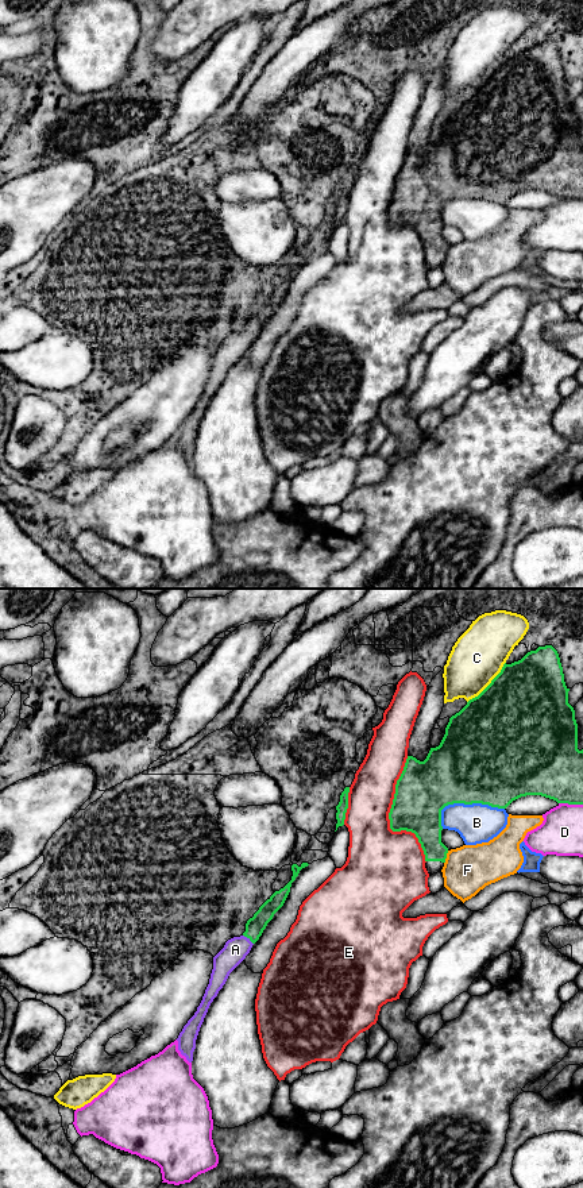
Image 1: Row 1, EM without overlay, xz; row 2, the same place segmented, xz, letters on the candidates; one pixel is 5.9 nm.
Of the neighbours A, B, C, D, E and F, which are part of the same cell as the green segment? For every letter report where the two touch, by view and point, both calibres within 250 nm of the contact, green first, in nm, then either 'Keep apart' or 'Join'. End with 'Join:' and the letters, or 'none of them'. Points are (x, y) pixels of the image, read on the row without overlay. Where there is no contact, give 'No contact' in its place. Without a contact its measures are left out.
A: Touches green at xz (250, 335). Thickness 110 nm (green) against 140 nm. Join
B: Touches green at xz (464, 199). Thickness 480 nm (green) against 240 nm. Keep apart
C: Touches green at xz (490, 78). Thickness 500 nm (green) against 320 nm. Keep apart
D: Touches green at xz (571, 199). Thickness 360 nm (green) against 260 nm. Keep apart
E: Touches green at xz (389, 213). Thickness 320 nm (green) against 380 nm. Keep apart
F: Touches green at xz (446, 253). Thickness 190 nm (green) against 280 nm. Keep apart
Join: A

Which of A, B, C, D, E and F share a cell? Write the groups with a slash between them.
A / B / C / D / E / F

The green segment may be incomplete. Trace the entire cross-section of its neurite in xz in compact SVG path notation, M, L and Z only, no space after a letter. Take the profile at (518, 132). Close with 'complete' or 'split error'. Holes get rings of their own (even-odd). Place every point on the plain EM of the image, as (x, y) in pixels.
M552 40L503 59L491 78L449 113L439 142L424 157L408 151L389 208L393 227L412 227L425 250L429 270L443 265L448 243L441 238L441 205L453 198L506 204L526 190L583 200L583 144L578 144L575 105L568 99L563 62Z; split error

